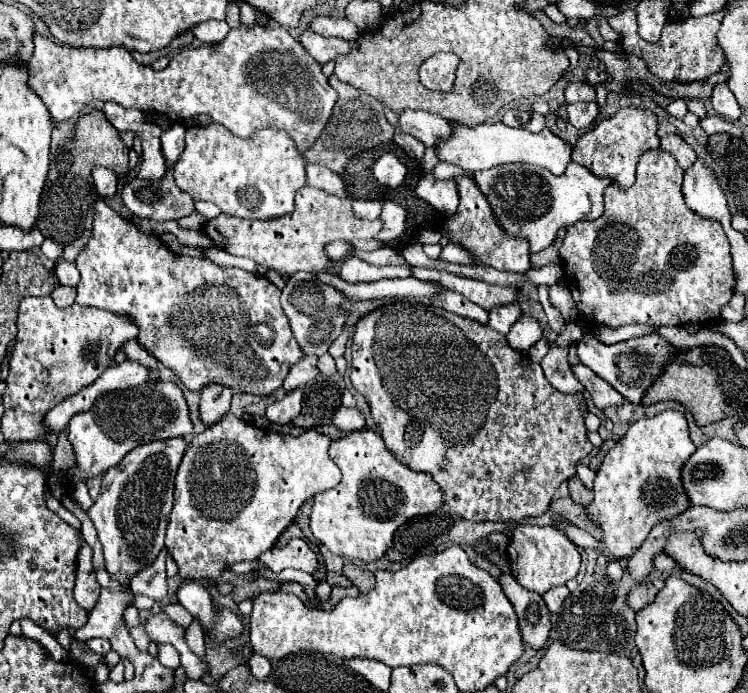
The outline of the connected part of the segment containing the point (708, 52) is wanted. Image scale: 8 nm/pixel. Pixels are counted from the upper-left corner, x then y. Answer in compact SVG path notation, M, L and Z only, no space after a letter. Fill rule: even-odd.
M624 10L618 16L608 18L608 24L612 26L612 30L616 30L620 34L622 50L626 54L634 54L634 56L642 58L654 76L658 76L660 80L666 80L666 82L688 84L688 82L706 80L708 76L720 72L728 64L724 58L724 50L720 50L720 44L716 42L716 34L720 30L720 22L722 22L724 14L726 12L720 10L714 14L700 16L700 18L696 18L696 16L668 18L660 40L654 44L644 42L644 38L640 38L638 24L636 24L636 10Z

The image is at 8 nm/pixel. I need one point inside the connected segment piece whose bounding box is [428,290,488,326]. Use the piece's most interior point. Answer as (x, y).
(452, 301)

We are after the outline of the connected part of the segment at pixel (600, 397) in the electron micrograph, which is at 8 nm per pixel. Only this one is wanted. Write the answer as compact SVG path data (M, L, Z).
M576 364L572 368L574 376L584 384L584 388L590 392L594 404L598 410L606 410L608 406L622 406L626 400L620 392L616 392L608 382L604 382L602 378L598 378L590 368L586 368L584 364Z

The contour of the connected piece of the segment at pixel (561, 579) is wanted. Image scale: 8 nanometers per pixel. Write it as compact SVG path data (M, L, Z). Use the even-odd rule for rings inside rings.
M520 526L514 530L512 540L506 550L508 562L512 562L512 576L526 590L544 594L550 588L563 586L567 581L576 578L580 570L580 553L578 546L572 544L562 532L552 526Z

